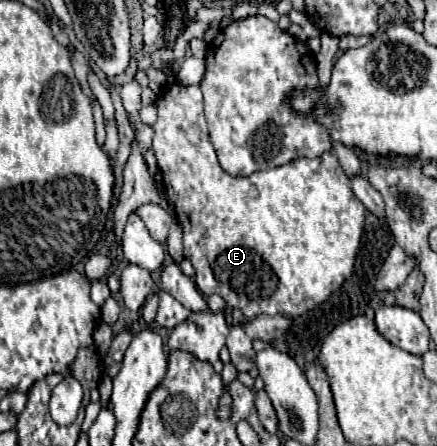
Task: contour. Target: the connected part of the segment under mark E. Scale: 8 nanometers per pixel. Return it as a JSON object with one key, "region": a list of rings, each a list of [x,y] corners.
{"region":[[[173,83],[171,87],[163,89],[155,101],[155,109],[157,109],[157,121],[153,123],[153,153],[157,157],[157,165],[161,169],[163,175],[163,187],[167,193],[167,199],[173,203],[175,207],[175,215],[177,221],[183,229],[183,245],[185,245],[185,259],[189,259],[195,267],[195,275],[197,275],[197,289],[203,295],[213,295],[219,293],[229,309],[241,309],[245,317],[257,317],[257,315],[291,315],[297,317],[305,311],[311,311],[315,305],[323,303],[333,291],[341,289],[341,285],[353,275],[355,271],[355,259],[357,253],[361,249],[361,237],[365,233],[365,207],[361,205],[361,201],[357,201],[357,197],[351,191],[351,181],[349,177],[343,173],[337,157],[327,151],[319,157],[301,157],[301,159],[293,159],[281,167],[273,167],[273,169],[265,169],[265,171],[255,171],[249,177],[231,177],[229,173],[225,173],[217,161],[215,149],[209,141],[209,131],[207,131],[207,123],[205,123],[205,115],[203,115],[203,93],[197,85],[181,85],[181,83]]]}

